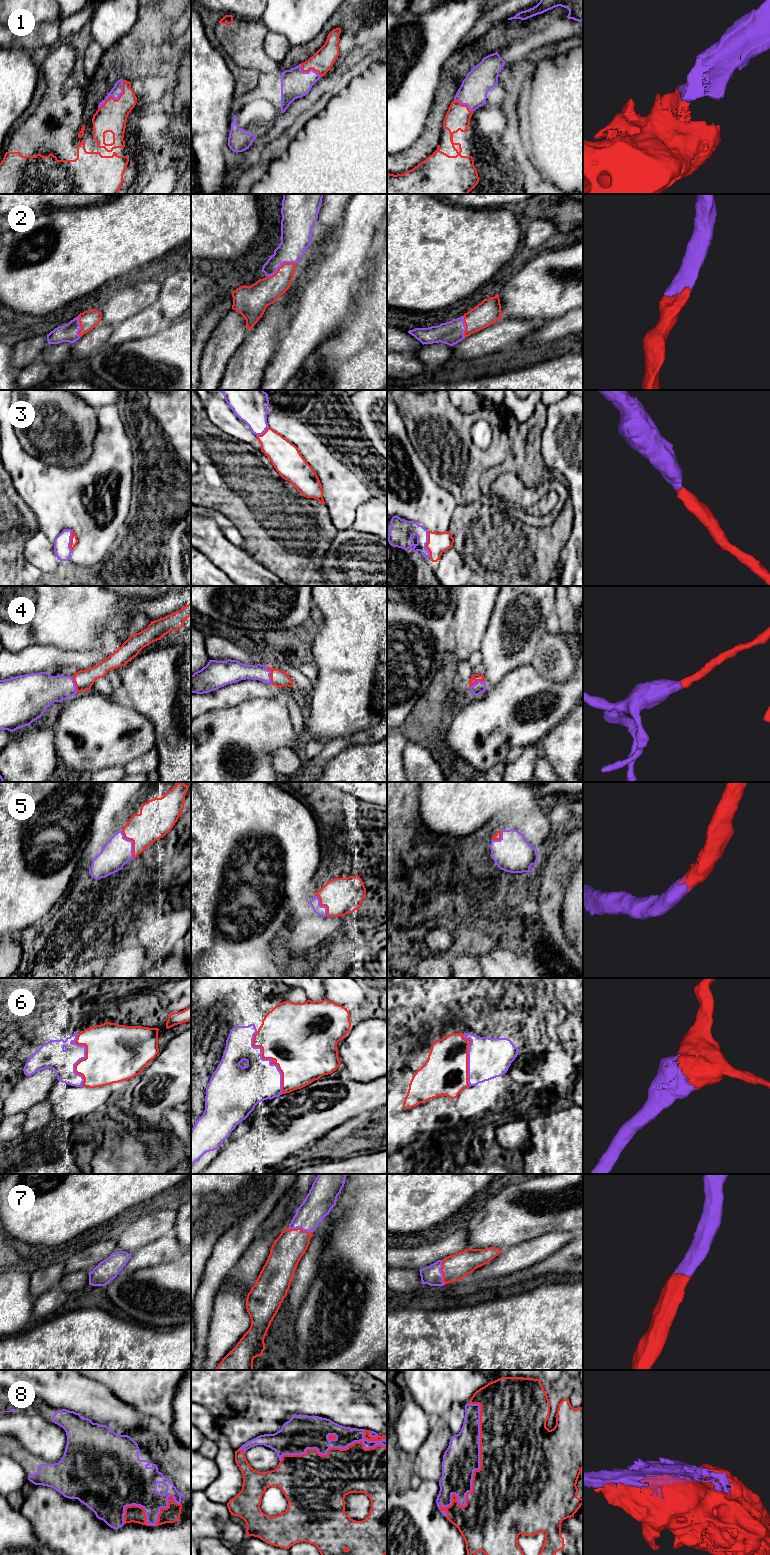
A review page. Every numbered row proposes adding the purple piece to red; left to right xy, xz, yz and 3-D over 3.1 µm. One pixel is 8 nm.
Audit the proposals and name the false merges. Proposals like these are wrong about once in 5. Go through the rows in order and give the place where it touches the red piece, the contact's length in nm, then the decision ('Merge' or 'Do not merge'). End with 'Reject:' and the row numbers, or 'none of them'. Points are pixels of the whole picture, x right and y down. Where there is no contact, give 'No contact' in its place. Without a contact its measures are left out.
1: Touches red at xy (117, 99). Shared border 300 nm. Merge
2: Touches red at xz (281, 266). Shared border 280 nm. Merge
3: Touches red at yz (426, 544). Shared border 220 nm. Merge
4: Touches red at yz (477, 681). Shared border 130 nm. Merge
5: Touches red at xy (133, 842). Shared border 240 nm. Merge
6: Touches red at xz (269, 1058). Shared border 550 nm. Merge
7: Touches red at xz (300, 1228). Shared border 200 nm. Merge
8: Touches red at yz (474, 1473). Shared border 950 nm. Merge
Reject: none of them

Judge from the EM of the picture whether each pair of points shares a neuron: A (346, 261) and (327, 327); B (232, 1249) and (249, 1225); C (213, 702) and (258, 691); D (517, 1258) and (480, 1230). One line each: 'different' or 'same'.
A: same
B: same
C: same
D: different

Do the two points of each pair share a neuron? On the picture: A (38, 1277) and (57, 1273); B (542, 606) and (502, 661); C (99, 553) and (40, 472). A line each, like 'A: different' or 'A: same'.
A: same
B: same
C: same

